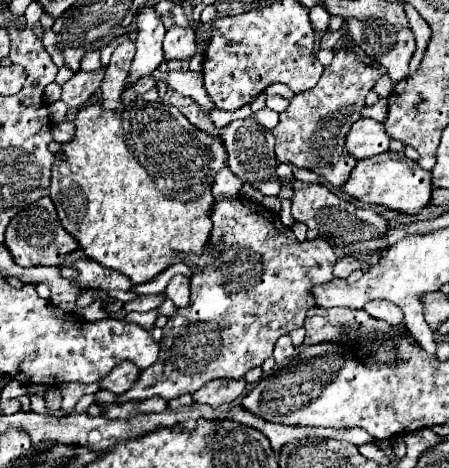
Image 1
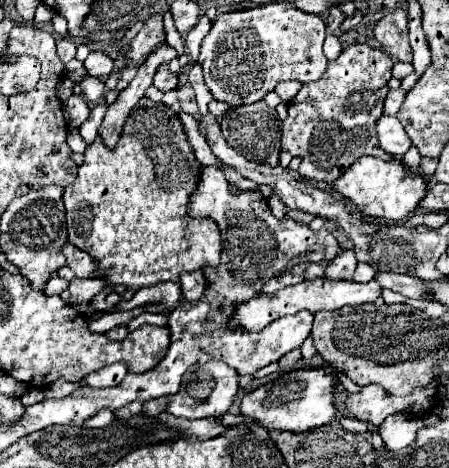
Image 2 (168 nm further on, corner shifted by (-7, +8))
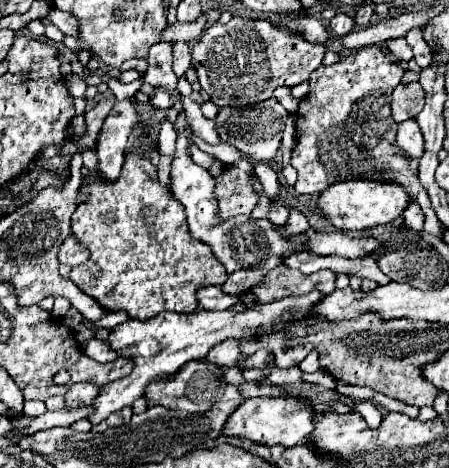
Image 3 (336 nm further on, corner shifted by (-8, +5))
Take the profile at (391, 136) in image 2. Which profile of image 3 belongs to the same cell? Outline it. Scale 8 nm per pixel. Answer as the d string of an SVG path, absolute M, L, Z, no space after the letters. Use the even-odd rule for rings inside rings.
M408 119L398 125L396 143L408 157L418 159L424 153L424 139L422 139L422 133L420 133L416 119Z

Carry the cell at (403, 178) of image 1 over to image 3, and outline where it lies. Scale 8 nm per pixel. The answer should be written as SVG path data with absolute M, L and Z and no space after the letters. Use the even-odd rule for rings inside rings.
M350 179L350 181L340 181L322 191L318 205L326 219L344 231L360 231L368 229L374 225L386 225L392 219L400 217L404 209L408 207L410 197L408 191L394 181L370 181L370 179Z

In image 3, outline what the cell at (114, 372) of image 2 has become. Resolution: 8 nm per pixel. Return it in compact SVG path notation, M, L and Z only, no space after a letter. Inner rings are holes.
M82 381L82 383L74 383L70 389L68 389L68 393L64 395L64 399L66 399L66 405L70 407L70 405L82 405L82 403L92 403L94 399L96 399L96 395L100 393L100 385L96 385L96 383L90 383L90 381Z

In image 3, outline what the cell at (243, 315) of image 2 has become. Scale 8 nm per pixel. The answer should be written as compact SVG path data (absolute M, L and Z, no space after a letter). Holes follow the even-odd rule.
M310 291L306 295L300 297L286 297L280 301L272 301L272 303L256 303L252 307L248 307L242 313L236 313L232 309L228 311L200 311L198 315L182 315L182 313L160 313L148 321L140 321L140 319L130 319L118 327L112 329L110 337L108 337L108 345L112 349L116 349L118 353L126 353L128 347L128 357L136 361L134 371L128 377L116 379L108 385L102 387L100 395L94 399L94 413L90 415L92 425L100 423L102 419L106 419L110 413L120 411L126 405L132 405L140 395L144 395L146 387L156 381L158 375L166 373L172 375L176 373L184 363L192 361L192 359L204 359L208 355L208 351L224 341L224 339L238 339L238 341L248 341L254 337L260 337L262 333L268 333L276 327L276 323L280 323L280 319L284 317L284 313L288 311L292 319L302 319L302 317L310 317L314 313L314 307L324 299L326 295L322 295L320 291Z

